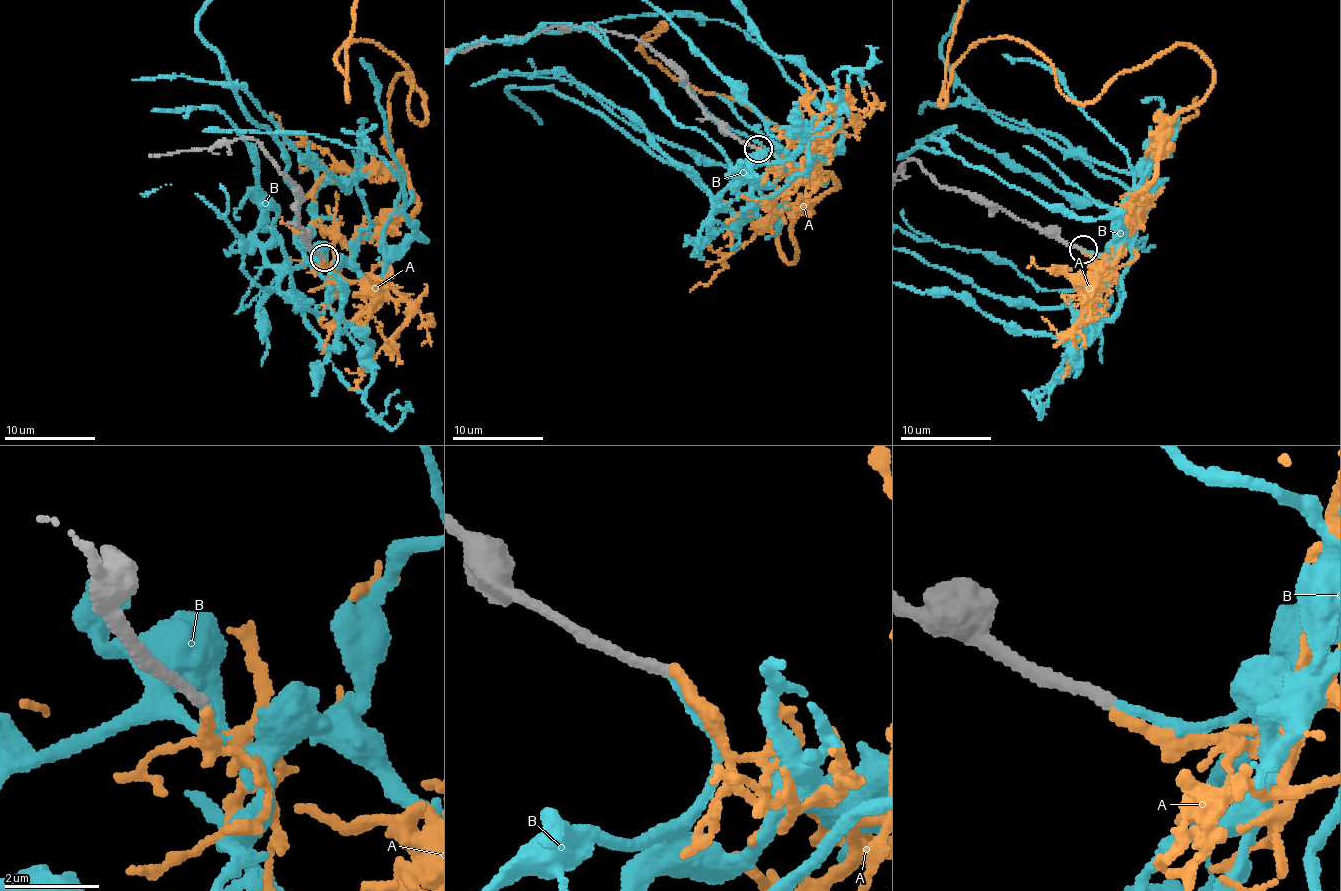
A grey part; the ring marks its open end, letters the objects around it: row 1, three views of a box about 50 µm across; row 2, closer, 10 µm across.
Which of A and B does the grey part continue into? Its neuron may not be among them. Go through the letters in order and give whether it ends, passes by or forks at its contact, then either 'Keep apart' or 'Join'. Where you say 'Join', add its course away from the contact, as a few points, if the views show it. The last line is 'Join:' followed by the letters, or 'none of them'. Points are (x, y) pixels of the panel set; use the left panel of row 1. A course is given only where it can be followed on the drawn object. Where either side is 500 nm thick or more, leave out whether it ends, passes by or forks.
A: It ends there. Keep apart
B: It ends there. Join
Join: B

